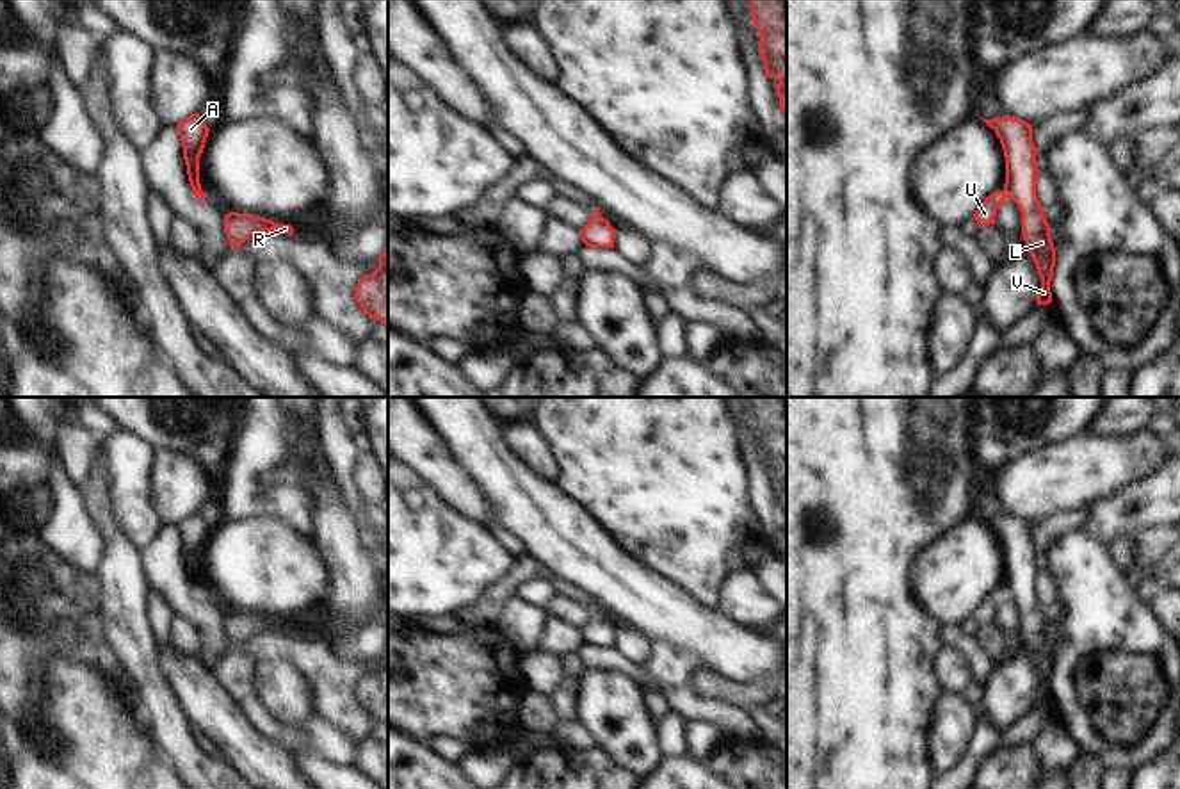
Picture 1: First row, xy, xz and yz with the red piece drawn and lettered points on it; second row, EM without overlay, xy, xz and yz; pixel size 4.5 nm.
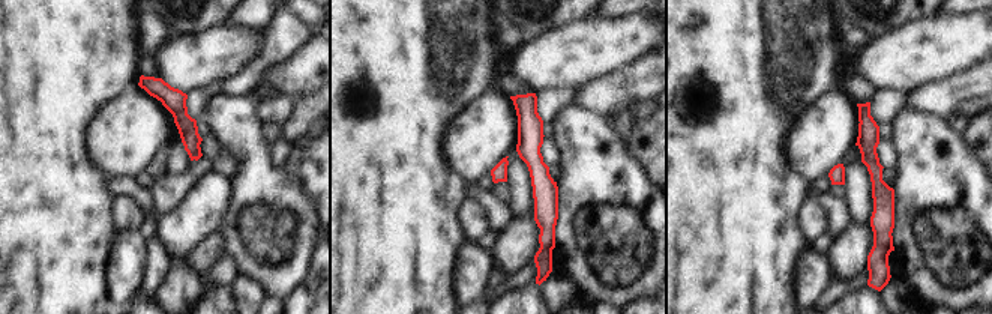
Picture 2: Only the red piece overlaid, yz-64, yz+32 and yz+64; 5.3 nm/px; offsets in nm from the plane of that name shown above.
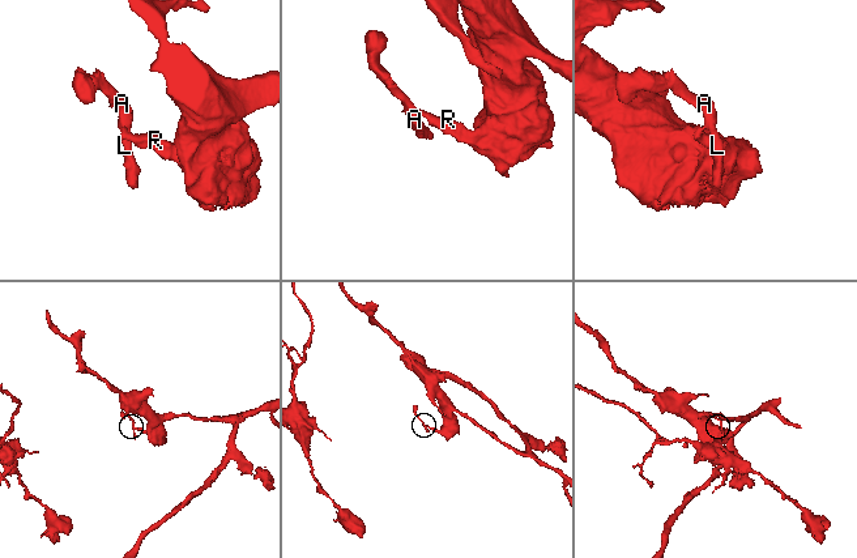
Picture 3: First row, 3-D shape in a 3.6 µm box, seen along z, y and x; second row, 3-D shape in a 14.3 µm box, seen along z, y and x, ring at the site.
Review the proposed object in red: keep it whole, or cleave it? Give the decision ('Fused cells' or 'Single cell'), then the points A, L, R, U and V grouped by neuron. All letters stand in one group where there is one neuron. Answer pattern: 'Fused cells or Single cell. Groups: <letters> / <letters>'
Fused cells. Groups: A L V / R U.

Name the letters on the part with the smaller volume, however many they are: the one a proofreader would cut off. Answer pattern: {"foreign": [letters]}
{"foreign": ["A", "L", "V"]}

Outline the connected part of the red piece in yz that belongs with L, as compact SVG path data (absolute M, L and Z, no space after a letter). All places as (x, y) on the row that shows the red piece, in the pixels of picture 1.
M1009 114L981 119L1000 139L1006 157L1004 192L1022 212L1022 237L1041 278L1036 301L1038 305L1048 305L1052 303L1050 281L1055 267L1055 248L1052 244L1050 224L1036 196L1039 169L1036 164L1038 148L1032 142L1032 125Z

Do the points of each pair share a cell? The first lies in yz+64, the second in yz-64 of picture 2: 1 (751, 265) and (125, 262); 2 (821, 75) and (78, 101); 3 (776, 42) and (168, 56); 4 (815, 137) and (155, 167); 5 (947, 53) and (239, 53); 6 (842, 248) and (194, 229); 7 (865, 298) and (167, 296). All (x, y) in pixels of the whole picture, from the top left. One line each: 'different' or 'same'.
1: different
2: same
3: different
4: different
5: same
6: same
7: same

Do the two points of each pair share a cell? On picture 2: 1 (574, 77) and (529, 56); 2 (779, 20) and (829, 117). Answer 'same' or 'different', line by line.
1: same
2: different

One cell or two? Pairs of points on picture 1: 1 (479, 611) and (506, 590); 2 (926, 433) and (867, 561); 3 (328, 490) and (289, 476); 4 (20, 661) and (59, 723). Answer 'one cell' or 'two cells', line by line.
1: one cell
2: one cell
3: two cells
4: two cells

